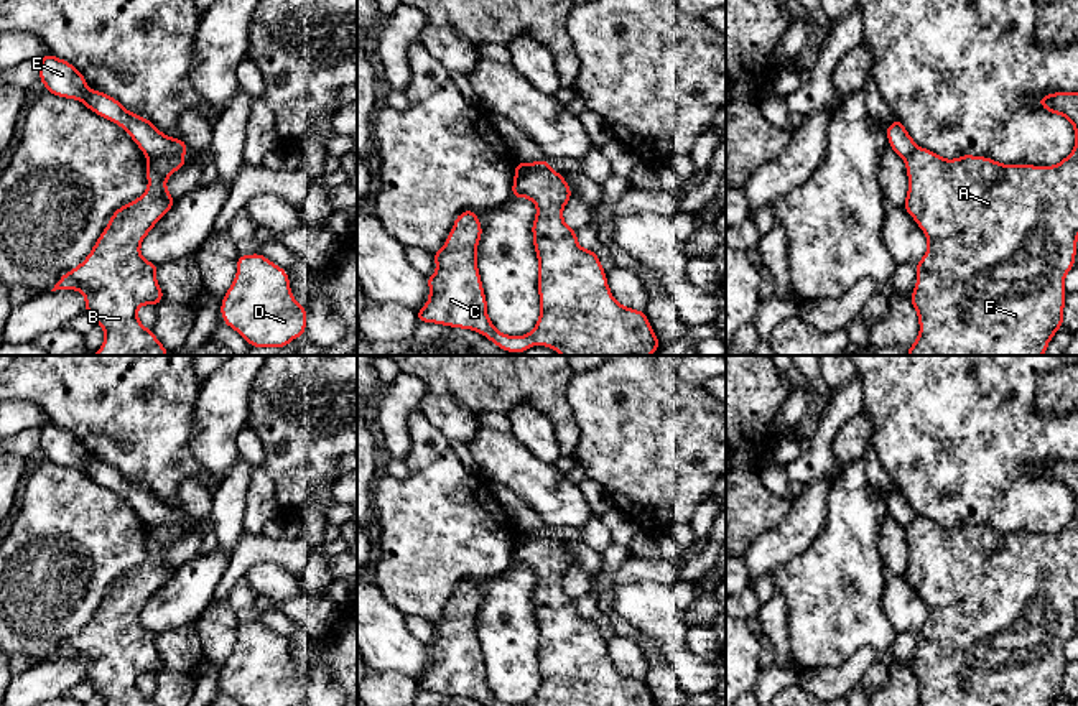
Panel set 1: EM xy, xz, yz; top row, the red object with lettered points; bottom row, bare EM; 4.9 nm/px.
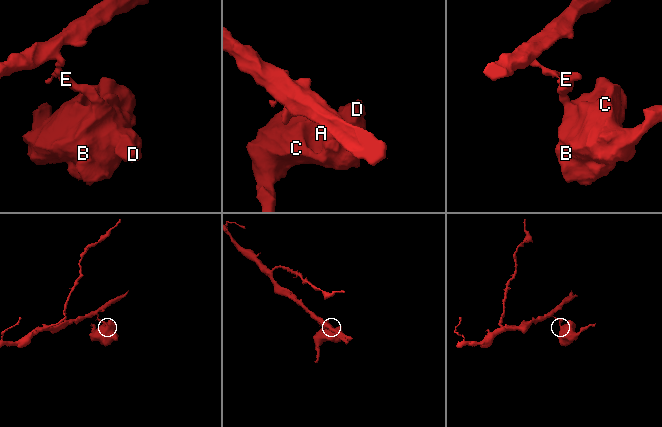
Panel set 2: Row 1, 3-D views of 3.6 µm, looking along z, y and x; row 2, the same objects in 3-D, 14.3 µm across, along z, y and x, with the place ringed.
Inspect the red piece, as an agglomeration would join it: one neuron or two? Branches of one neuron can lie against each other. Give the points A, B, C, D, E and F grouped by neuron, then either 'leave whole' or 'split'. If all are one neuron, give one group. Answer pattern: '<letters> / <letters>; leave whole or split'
A B C D F / E; split

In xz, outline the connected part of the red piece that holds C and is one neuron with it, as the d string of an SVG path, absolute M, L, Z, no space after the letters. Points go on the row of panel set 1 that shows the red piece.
M528 170L513 174L510 196L530 199L537 206L532 234L538 258L540 318L528 334L502 334L487 316L487 300L477 270L477 244L482 237L482 225L477 214L469 209L454 219L443 248L433 253L436 272L433 276L426 276L430 295L428 303L416 311L418 323L472 329L513 354L522 354L532 346L551 347L561 355L652 355L657 352L660 341L645 313L614 300L597 253L583 248L578 244L576 230L565 224L563 209L571 194L563 174L553 170Z

